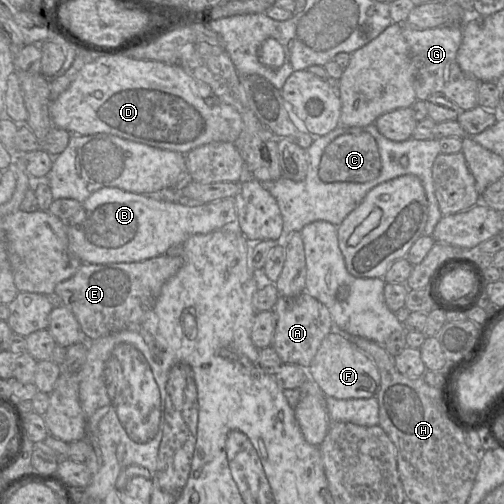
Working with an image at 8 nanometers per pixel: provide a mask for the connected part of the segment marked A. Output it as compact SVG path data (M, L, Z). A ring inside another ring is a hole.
M303 291L293 298L279 296L273 311L277 315L277 325L271 346L282 363L295 364L306 370L323 339L335 329L329 310L316 298Z

